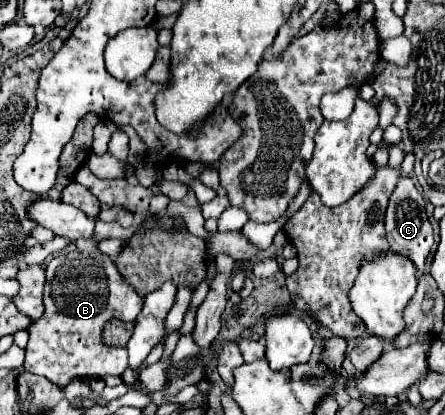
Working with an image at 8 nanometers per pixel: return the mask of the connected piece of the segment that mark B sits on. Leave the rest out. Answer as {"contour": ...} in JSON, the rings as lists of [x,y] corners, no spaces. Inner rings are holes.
{"contour":[[[100,250],[90,252],[70,252],[60,254],[52,258],[46,266],[46,288],[44,288],[44,314],[38,322],[32,322],[28,328],[30,340],[26,346],[26,362],[24,370],[44,376],[54,384],[66,386],[74,378],[104,378],[108,374],[122,376],[122,372],[128,368],[128,350],[126,348],[114,348],[104,346],[102,342],[102,328],[108,320],[122,318],[122,320],[134,320],[142,308],[142,298],[138,292],[120,276],[116,264],[110,260],[110,256],[102,254]]]}

